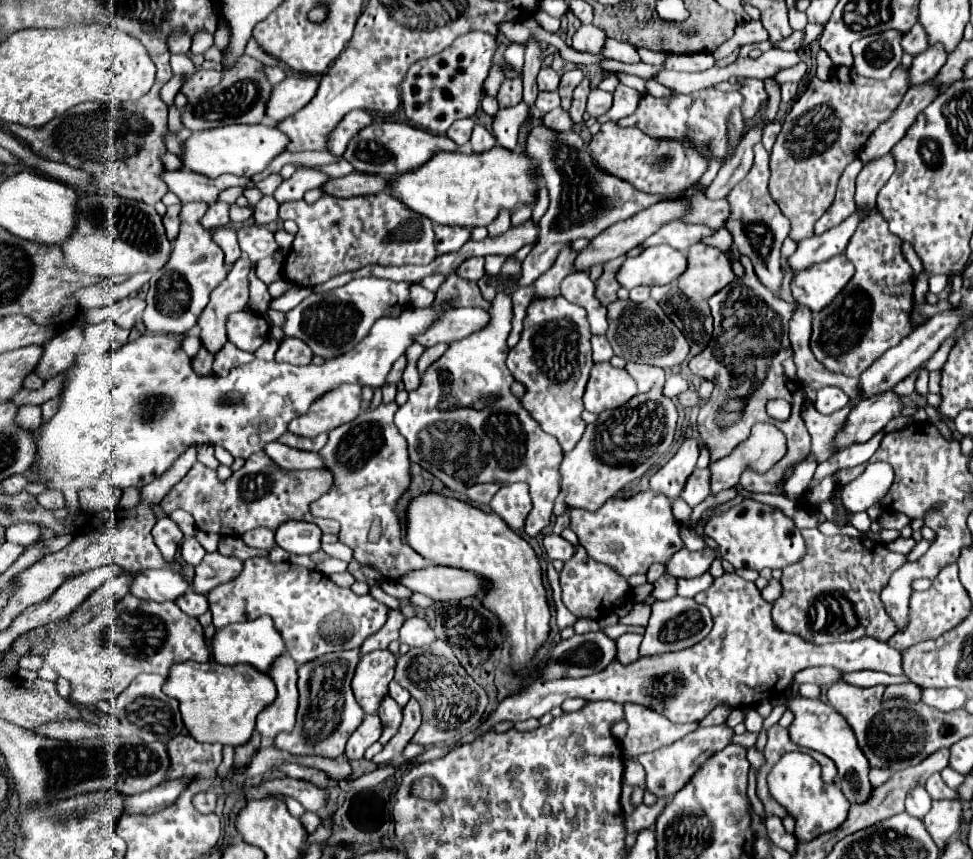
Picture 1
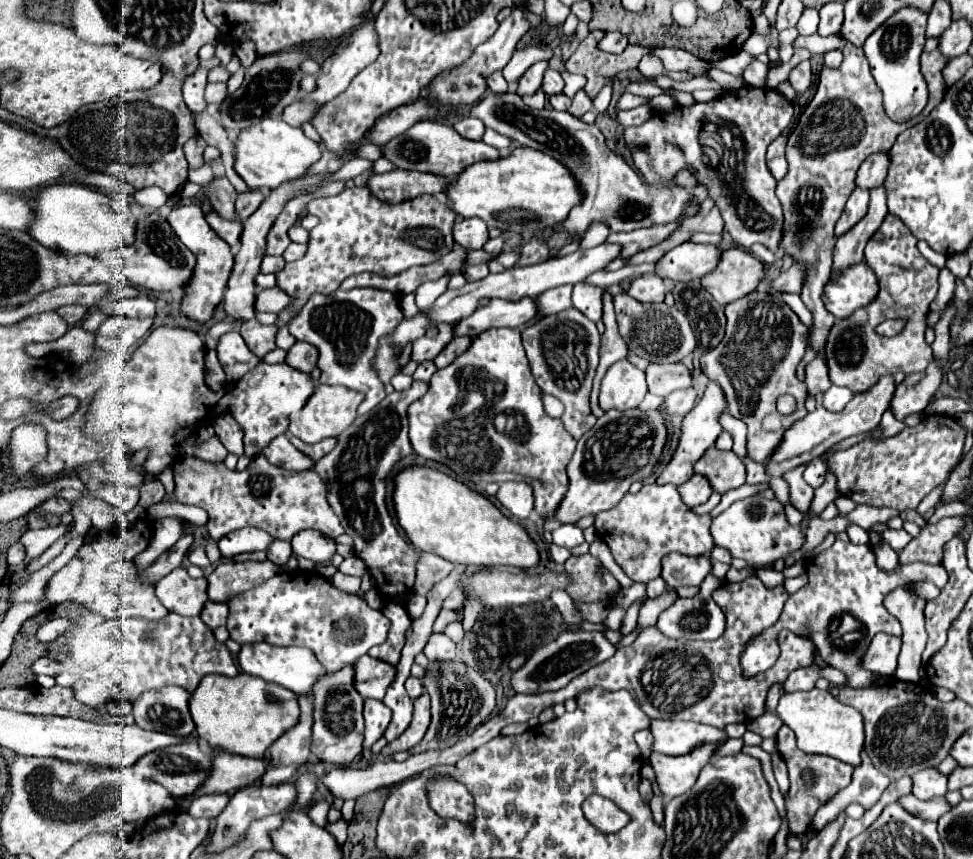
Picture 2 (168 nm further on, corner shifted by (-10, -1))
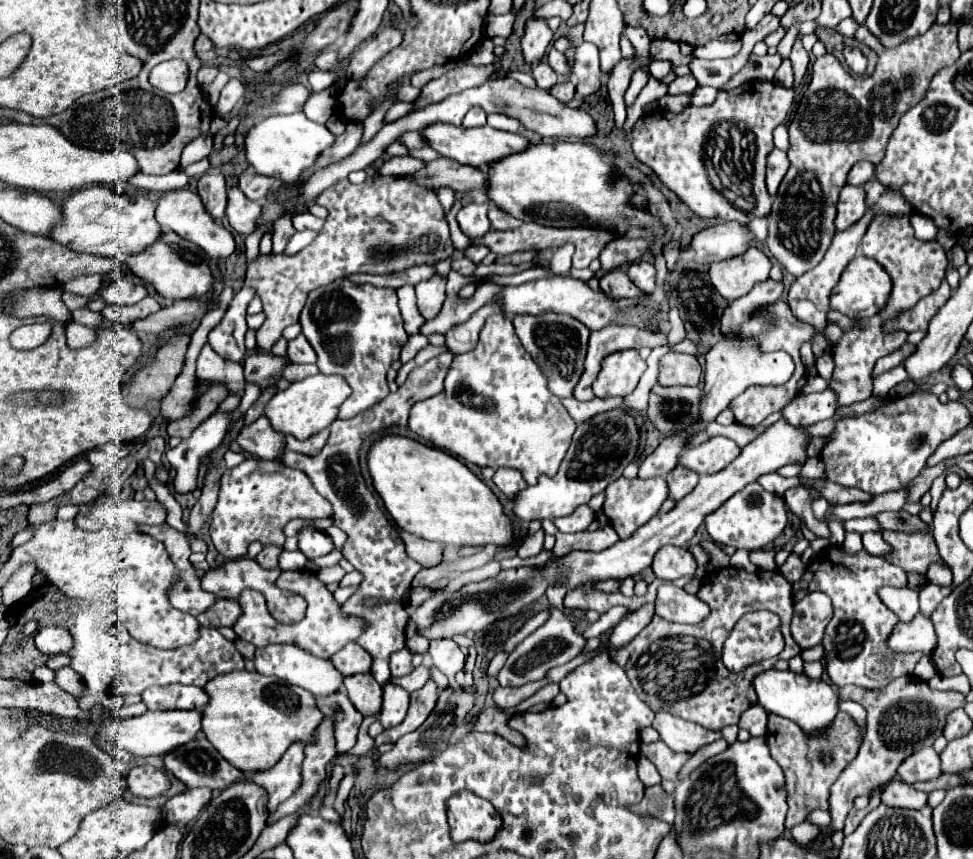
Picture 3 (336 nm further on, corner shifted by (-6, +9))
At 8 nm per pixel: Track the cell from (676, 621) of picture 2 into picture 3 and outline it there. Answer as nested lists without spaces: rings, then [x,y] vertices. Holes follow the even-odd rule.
[[[664,583],[658,587],[656,615],[676,621],[676,623],[700,623],[710,613],[708,605],[698,597],[686,593],[674,583]]]

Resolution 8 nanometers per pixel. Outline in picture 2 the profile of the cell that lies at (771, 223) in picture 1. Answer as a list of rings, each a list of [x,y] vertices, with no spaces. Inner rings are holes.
[[[746,85],[738,91],[728,91],[726,95],[706,103],[696,103],[690,107],[678,105],[670,111],[654,113],[646,123],[638,127],[626,127],[624,139],[632,147],[636,169],[648,179],[648,183],[670,187],[674,185],[672,183],[674,173],[678,173],[680,169],[694,171],[698,181],[708,187],[708,195],[720,207],[720,213],[724,217],[724,229],[732,235],[732,239],[742,247],[760,243],[768,247],[774,255],[778,255],[784,217],[780,201],[774,195],[776,179],[772,179],[772,173],[768,171],[766,165],[766,147],[790,125],[792,115],[794,115],[792,103],[786,101],[776,89],[754,89]],[[640,143],[646,145],[644,151],[636,147]]]

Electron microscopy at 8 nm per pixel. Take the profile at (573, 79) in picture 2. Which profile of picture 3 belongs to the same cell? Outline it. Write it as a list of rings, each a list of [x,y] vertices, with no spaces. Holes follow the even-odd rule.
[[[550,49],[548,53],[548,65],[558,73],[558,75],[564,75],[564,53],[556,51],[556,49]]]

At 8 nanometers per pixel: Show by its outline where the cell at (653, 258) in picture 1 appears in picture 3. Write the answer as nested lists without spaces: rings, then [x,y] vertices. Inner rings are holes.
[[[738,221],[718,223],[700,231],[692,239],[692,249],[696,251],[696,263],[714,263],[730,257],[738,257],[754,245],[752,233],[746,225]]]

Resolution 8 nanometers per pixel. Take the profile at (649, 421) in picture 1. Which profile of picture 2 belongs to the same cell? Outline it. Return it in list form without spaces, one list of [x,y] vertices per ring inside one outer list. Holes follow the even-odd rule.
[[[628,409],[628,411],[606,411],[596,425],[584,433],[578,441],[578,447],[574,451],[572,461],[568,463],[568,493],[564,495],[554,519],[562,521],[562,523],[576,523],[578,519],[586,517],[586,515],[596,515],[602,511],[610,511],[610,507],[616,507],[616,503],[620,503],[620,499],[628,493],[628,487],[634,481],[644,481],[654,473],[654,465],[658,463],[664,447],[668,441],[668,427],[666,427],[666,415],[662,409]]]

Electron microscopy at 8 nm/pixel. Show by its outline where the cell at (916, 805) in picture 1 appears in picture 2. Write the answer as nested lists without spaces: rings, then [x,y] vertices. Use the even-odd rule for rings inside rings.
[[[924,769],[918,775],[912,775],[912,781],[914,781],[912,793],[920,801],[946,795],[946,775],[942,775],[938,769]]]

